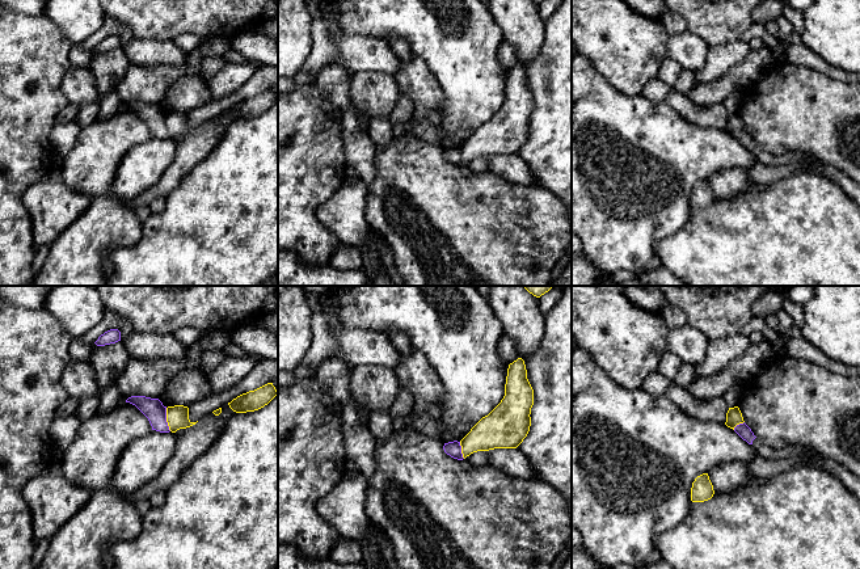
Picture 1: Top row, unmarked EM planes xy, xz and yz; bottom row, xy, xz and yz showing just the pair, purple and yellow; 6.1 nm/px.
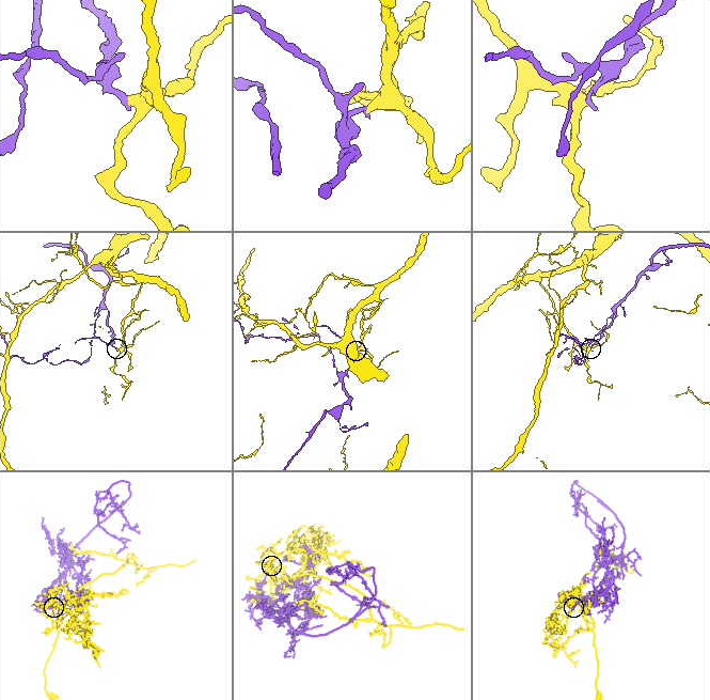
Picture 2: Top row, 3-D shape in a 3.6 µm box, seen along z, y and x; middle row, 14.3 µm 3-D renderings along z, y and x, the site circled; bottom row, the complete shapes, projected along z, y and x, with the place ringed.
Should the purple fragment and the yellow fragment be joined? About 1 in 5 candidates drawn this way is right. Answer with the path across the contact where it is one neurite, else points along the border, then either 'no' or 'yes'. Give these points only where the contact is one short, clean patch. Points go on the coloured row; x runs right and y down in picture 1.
border along xy (165, 408), (165, 421), (171, 430); no

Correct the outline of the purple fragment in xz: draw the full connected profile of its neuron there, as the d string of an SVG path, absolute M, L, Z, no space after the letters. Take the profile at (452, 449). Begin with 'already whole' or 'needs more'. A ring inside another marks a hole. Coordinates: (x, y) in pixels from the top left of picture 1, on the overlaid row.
already whole | M454 441L444 443L443 450L447 455L450 455L454 459L463 460L463 454L461 454L461 446L460 442Z

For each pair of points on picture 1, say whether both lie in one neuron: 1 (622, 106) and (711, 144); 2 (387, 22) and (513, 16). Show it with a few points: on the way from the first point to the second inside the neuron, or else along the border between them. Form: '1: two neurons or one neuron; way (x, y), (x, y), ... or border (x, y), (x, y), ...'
1: one neuron; way (644, 129), (660, 144), (688, 144)
2: two neurons; border (489, 13), (505, 39)

